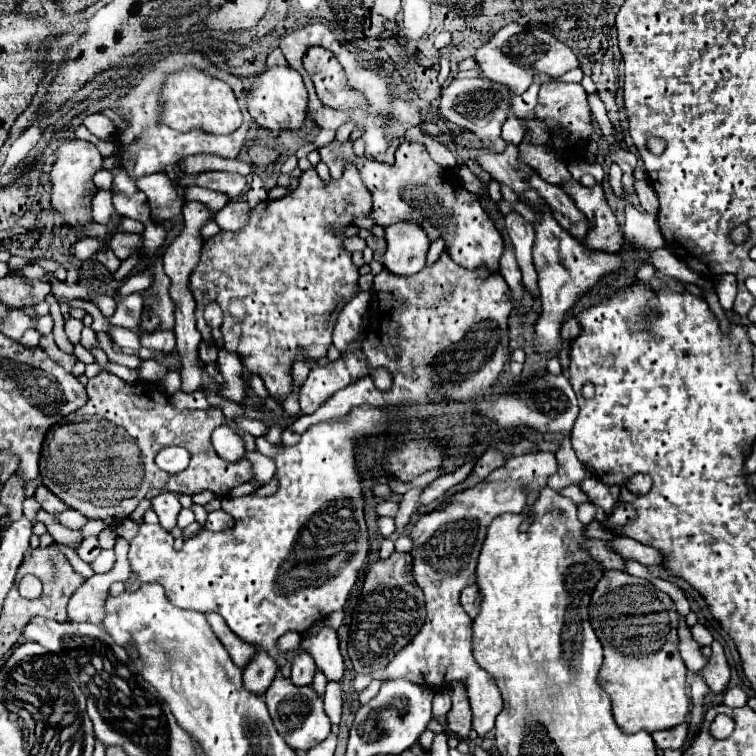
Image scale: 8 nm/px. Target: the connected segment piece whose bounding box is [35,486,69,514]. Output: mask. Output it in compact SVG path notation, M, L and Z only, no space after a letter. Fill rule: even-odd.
M39 486L39 488L37 488L35 498L39 500L41 508L43 508L45 512L49 512L49 514L59 514L59 512L63 512L63 510L69 510L69 506L67 506L61 498L57 498L55 494L51 494L45 486Z

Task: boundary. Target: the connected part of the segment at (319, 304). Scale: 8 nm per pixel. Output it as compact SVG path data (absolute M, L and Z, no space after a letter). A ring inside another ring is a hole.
M347 162L343 168L343 176L327 184L317 176L315 168L303 172L299 186L291 194L281 200L259 202L251 210L245 228L237 232L219 232L217 236L209 238L203 244L201 260L193 270L189 282L197 302L195 316L203 340L211 340L211 328L203 318L203 310L209 302L217 302L225 314L221 324L221 330L227 330L223 338L225 348L237 350L243 356L247 370L257 374L265 382L265 388L271 392L271 396L285 400L291 394L293 380L289 372L299 350L305 350L305 356L311 360L319 360L321 356L325 356L327 348L331 346L331 332L341 308L357 294L357 266L351 262L351 254L341 250L343 238L331 236L327 230L331 226L345 228L355 216L367 216L369 212L371 194L363 186L355 164ZM231 300L241 300L247 306L247 318L243 322L237 322L229 316L227 308Z

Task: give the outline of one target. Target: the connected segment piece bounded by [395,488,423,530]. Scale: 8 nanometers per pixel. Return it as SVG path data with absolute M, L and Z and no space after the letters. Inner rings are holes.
M413 488L413 490L409 490L409 492L401 498L399 510L397 510L397 514L395 514L395 526L397 526L397 530L403 530L403 528L407 526L411 514L413 514L415 508L417 508L417 502L419 502L419 498L421 498L421 492L423 492L423 488Z

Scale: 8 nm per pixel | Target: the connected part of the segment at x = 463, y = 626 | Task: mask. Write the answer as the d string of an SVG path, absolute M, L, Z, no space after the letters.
M531 452L523 456L513 456L503 468L493 470L481 484L471 490L455 494L449 502L441 504L431 514L425 514L411 528L413 540L413 578L423 590L427 600L427 620L423 630L391 658L383 672L375 672L373 678L379 680L409 680L429 690L441 690L443 684L461 682L467 688L471 710L473 710L473 730L485 736L493 730L495 718L503 708L501 692L487 672L483 672L471 654L471 618L465 614L459 596L469 584L475 584L477 558L487 536L487 526L493 518L513 512L519 514L525 508L527 494L523 488L539 492L547 486L547 478L557 472L557 460L551 452Z

